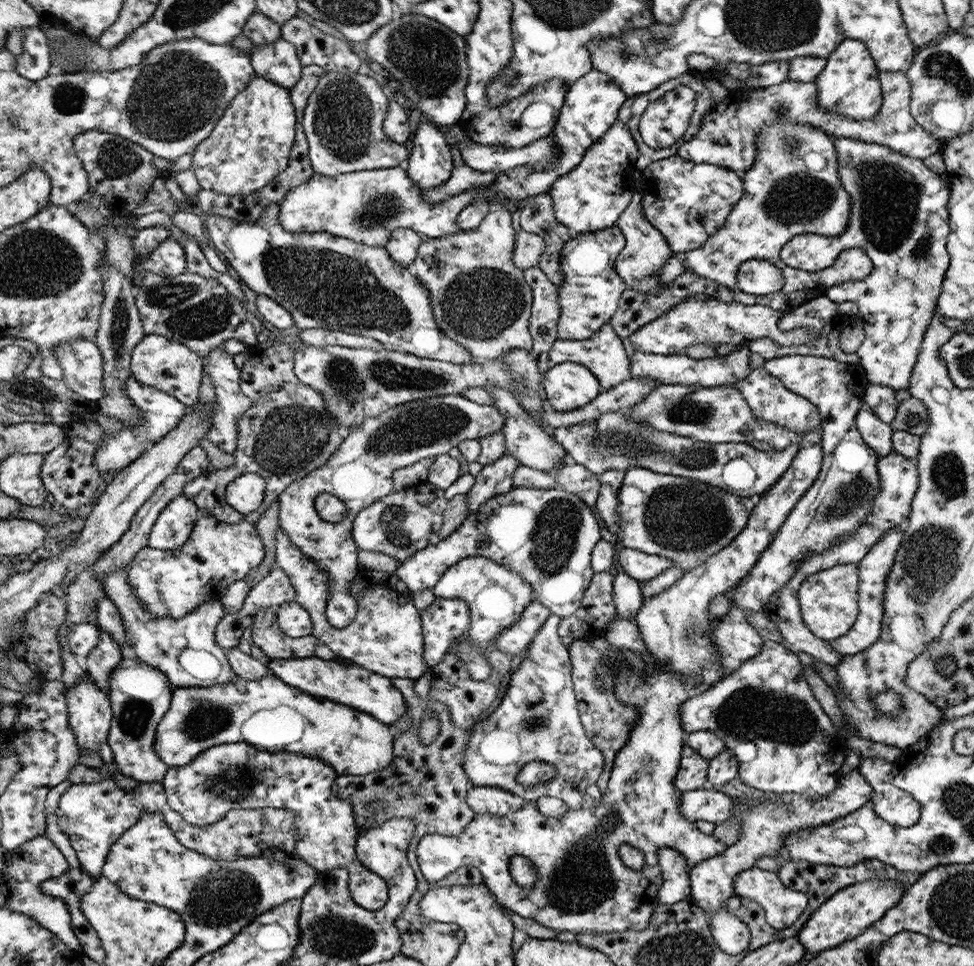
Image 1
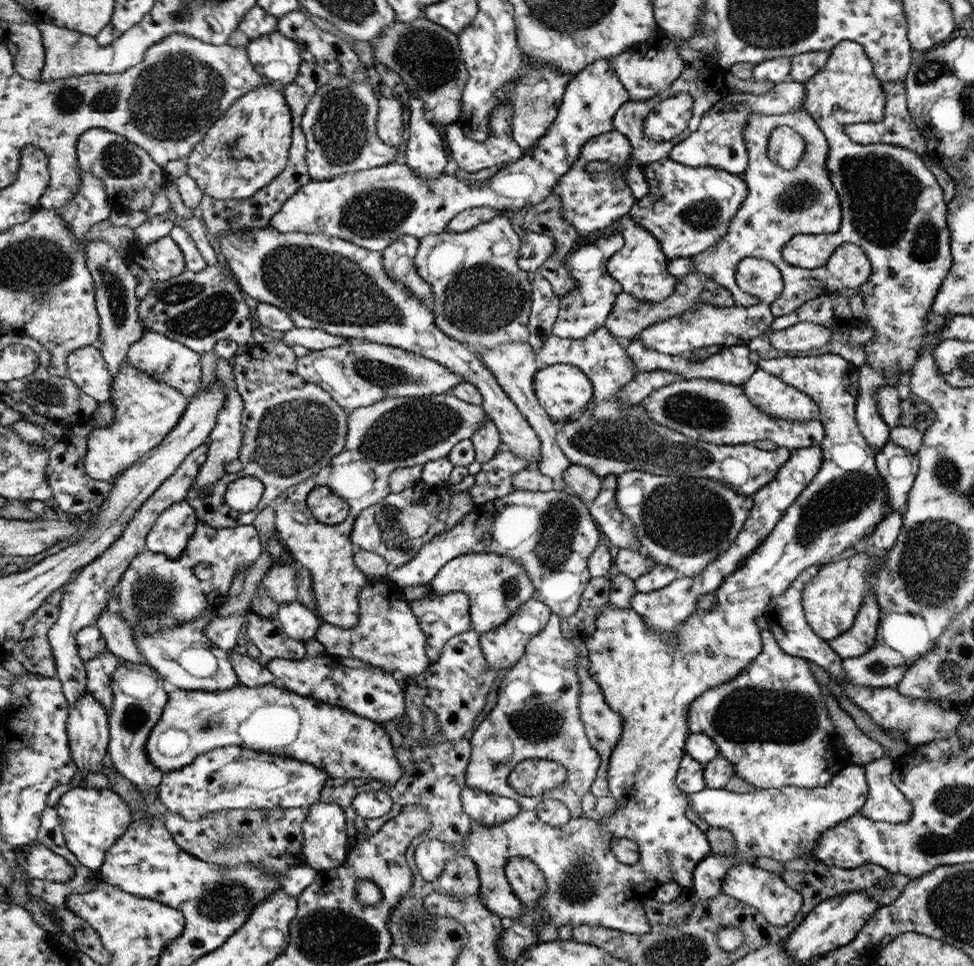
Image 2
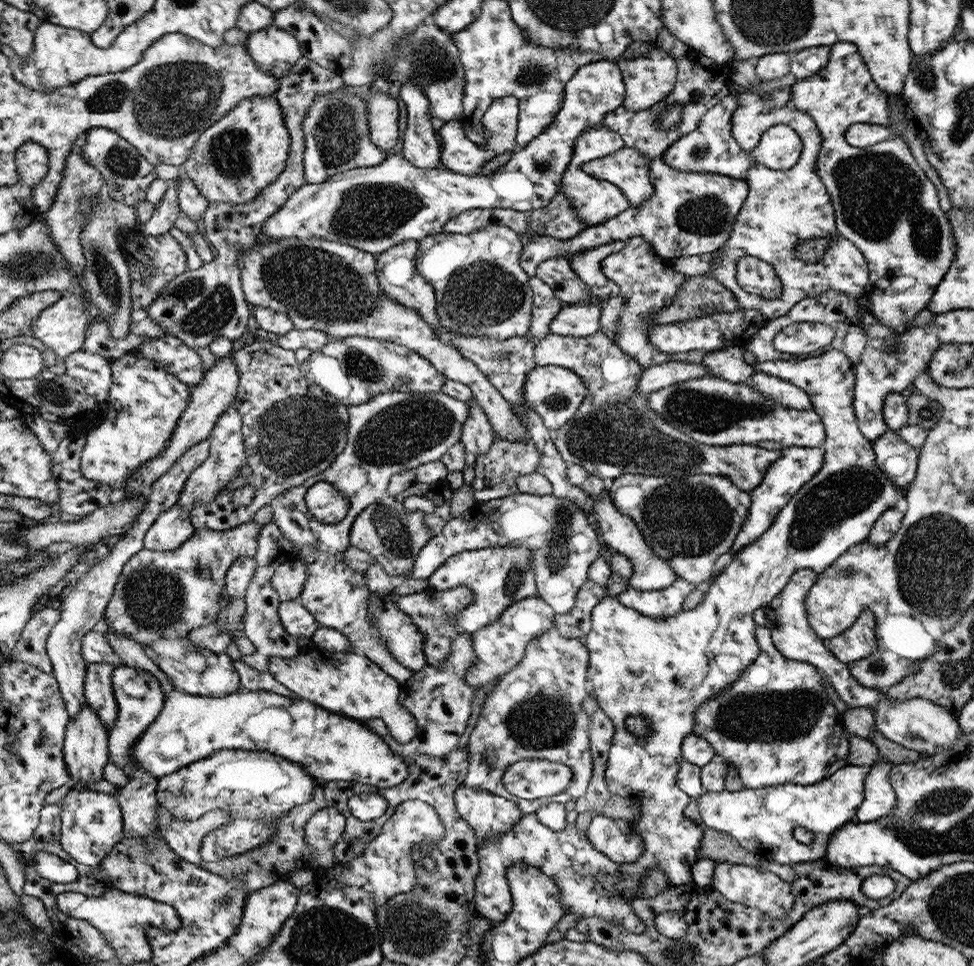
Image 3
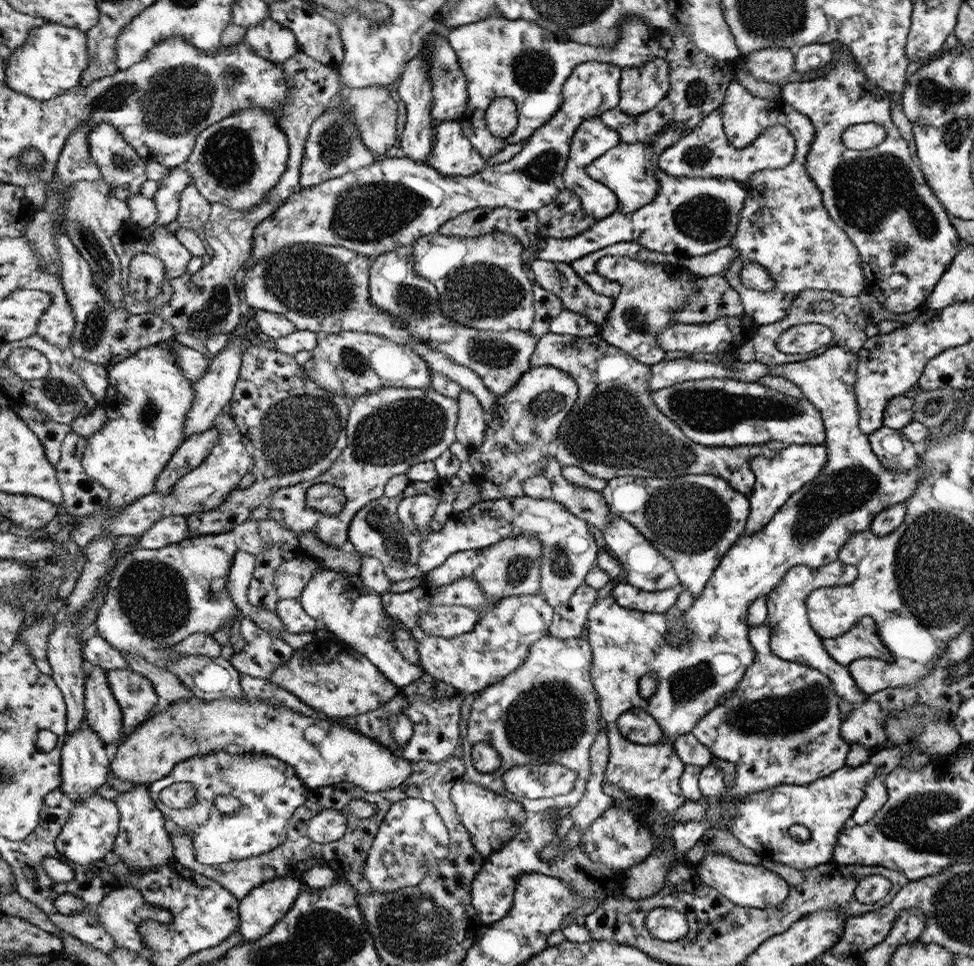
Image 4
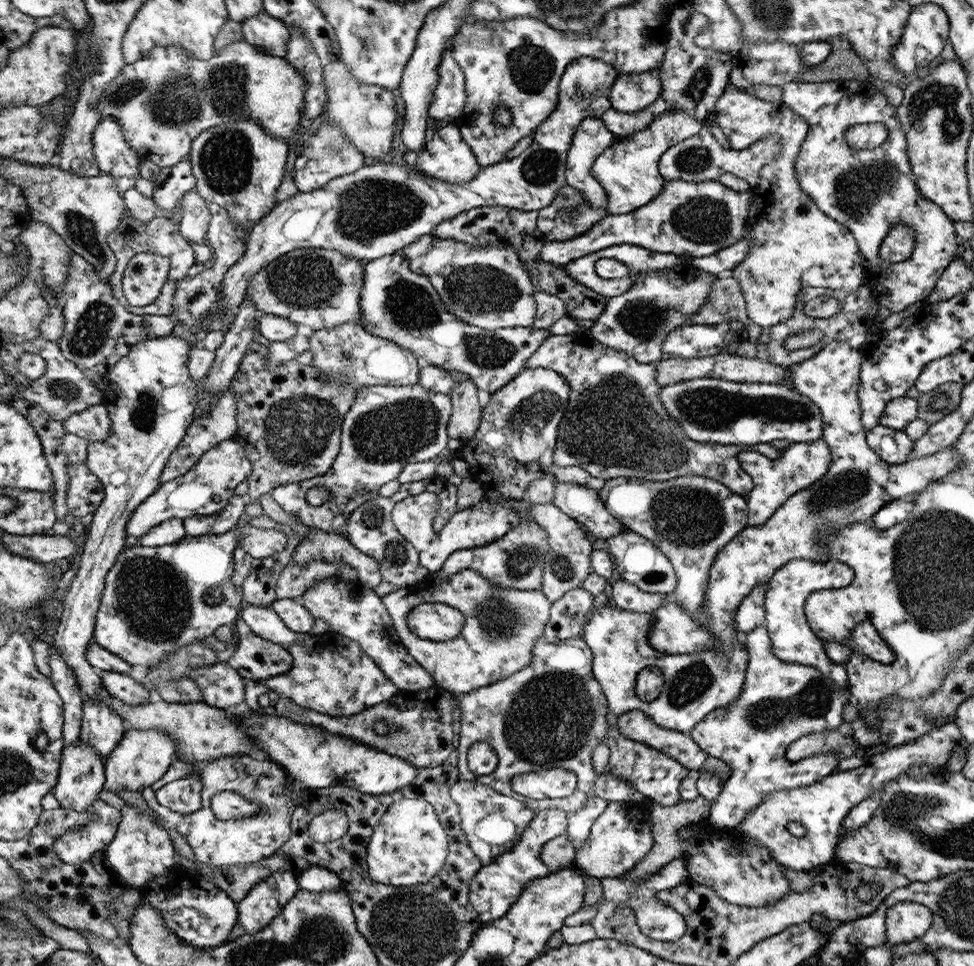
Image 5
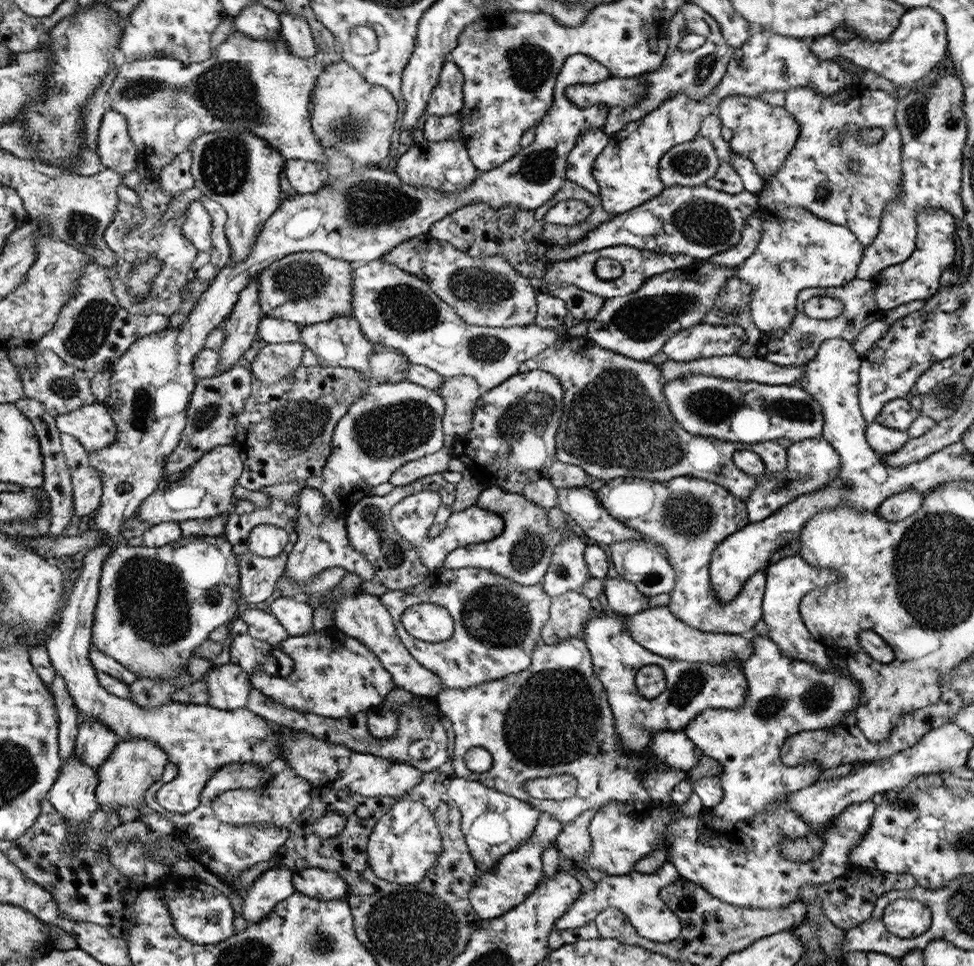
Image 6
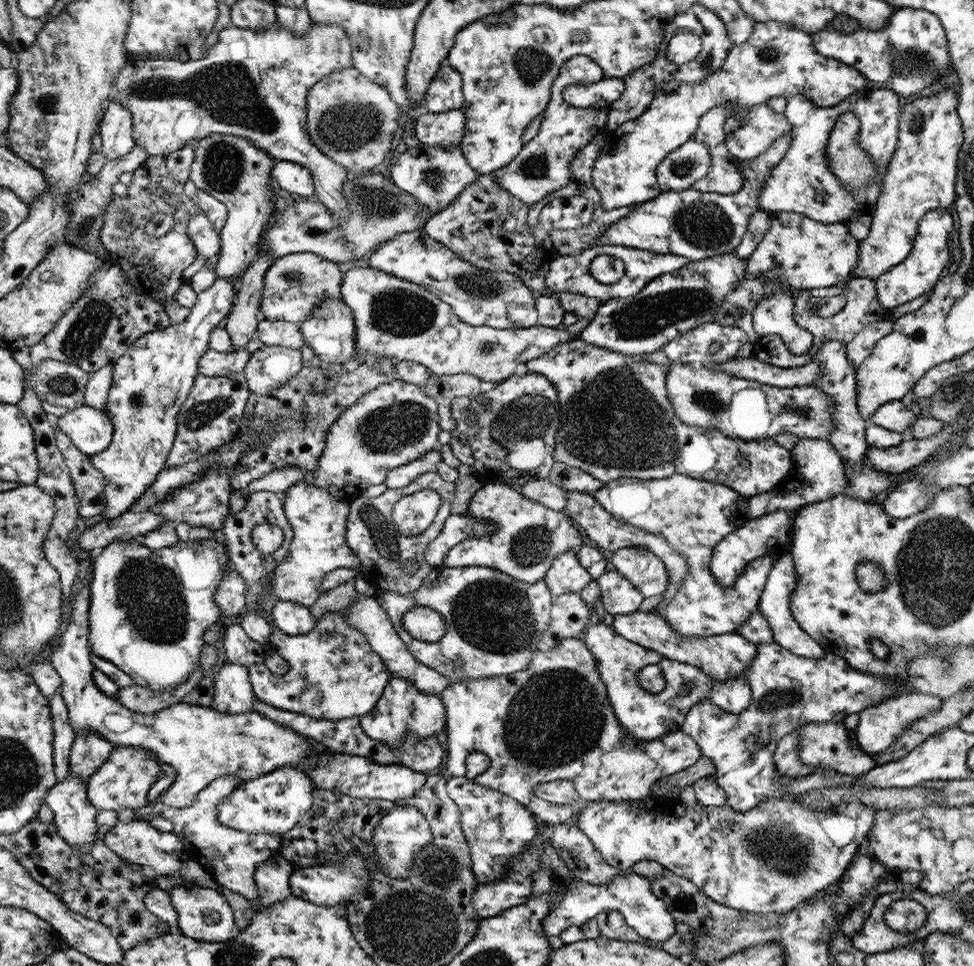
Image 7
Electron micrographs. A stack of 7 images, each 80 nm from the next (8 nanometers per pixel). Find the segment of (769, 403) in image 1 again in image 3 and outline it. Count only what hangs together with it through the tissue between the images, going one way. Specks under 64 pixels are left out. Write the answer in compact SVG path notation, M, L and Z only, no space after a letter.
M759 370L752 374L748 384L782 406L796 410L813 410L809 396L801 388L790 384L790 381L770 376Z

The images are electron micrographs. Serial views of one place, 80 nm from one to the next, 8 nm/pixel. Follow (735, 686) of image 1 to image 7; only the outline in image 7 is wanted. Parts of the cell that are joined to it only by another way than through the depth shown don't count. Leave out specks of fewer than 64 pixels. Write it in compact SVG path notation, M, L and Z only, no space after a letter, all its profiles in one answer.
M767 642L766 644L758 644L757 645L757 653L756 656L754 657L754 660L752 661L752 664L749 669L747 669L746 672L746 677L745 679L749 683L749 685L752 687L752 697L753 700L751 701L751 704L749 705L749 708L745 710L745 712L741 712L740 714L730 714L729 712L726 712L725 710L722 710L719 706L716 706L710 699L704 699L703 701L700 701L697 705L694 705L688 712L688 716L686 716L684 720L684 724L681 725L681 730L684 731L686 734L689 734L695 741L696 744L700 747L701 754L703 756L706 756L707 758L710 758L713 763L715 764L715 778L717 779L717 782L721 785L721 787L726 791L727 794L727 804L729 809L734 809L735 811L742 811L746 812L747 810L750 810L753 808L753 806L756 806L762 799L765 799L766 797L794 797L789 793L789 788L787 786L789 785L790 781L793 781L795 778L791 778L790 776L783 776L777 770L775 769L775 764L773 763L772 759L772 754L774 754L774 750L777 750L777 741L780 741L782 737L785 737L788 733L792 733L800 728L802 728L806 723L811 723L811 722L817 722L817 723L825 723L825 722L842 722L842 720L848 716L848 714L856 714L859 713L861 710L864 710L866 708L869 708L869 706L876 706L877 704L881 704L881 702L884 702L887 700L888 696L895 696L897 694L897 688L895 687L894 683L888 683L886 679L883 679L882 677L879 677L878 675L875 674L868 674L868 673L863 673L861 670L856 670L853 666L850 666L849 663L845 658L840 658L839 656L836 656L835 654L832 653L826 653L822 658L804 658L801 656L798 656L797 654L794 654L791 650L786 650L786 647L780 646L780 644L774 642Z

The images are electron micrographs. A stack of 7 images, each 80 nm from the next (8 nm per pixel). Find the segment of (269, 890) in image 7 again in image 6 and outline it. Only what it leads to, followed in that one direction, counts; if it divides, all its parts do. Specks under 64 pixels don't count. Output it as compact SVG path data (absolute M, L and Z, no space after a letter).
M286 866L259 873L243 897L243 917L250 925L260 924L274 908L296 892L293 875Z

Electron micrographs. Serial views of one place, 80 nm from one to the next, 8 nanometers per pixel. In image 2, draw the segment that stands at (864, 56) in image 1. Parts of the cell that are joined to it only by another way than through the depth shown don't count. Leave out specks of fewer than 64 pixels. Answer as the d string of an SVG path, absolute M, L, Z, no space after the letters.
M853 41L838 42L838 44L830 50L829 61L825 65L825 68L822 69L815 77L812 77L804 83L805 90L808 91L808 96L806 96L804 102L804 110L816 121L816 125L818 125L828 140L829 151L827 169L829 170L828 174L830 174L833 181L833 186L836 187L840 197L842 198L843 220L841 222L841 228L838 229L837 233L829 235L806 234L797 235L792 238L784 248L784 257L786 262L793 263L794 266L814 270L814 268L822 268L821 266L826 265L834 250L836 250L836 248L841 244L852 243L859 246L864 251L864 254L866 254L872 264L869 282L866 282L858 288L843 288L842 290L836 290L834 293L838 293L839 295L848 298L853 296L862 297L866 310L865 320L867 324L876 331L876 336L872 340L864 343L863 349L865 352L865 362L883 373L896 373L900 376L902 373L913 370L913 366L918 359L918 354L921 352L922 344L927 337L925 327L927 322L926 315L932 310L933 302L941 290L941 285L944 284L945 278L949 275L949 271L953 267L952 235L950 234L948 225L948 204L944 202L944 198L942 197L942 187L940 187L940 184L936 181L928 167L924 165L921 155L917 155L914 151L908 150L906 147L896 146L893 144L878 143L875 145L862 145L860 143L854 143L853 140L849 138L848 133L845 130L846 127L857 123L872 123L882 120L885 111L886 97L881 83L882 82L878 80L874 74L874 68L868 59L868 55L866 55L865 47Z

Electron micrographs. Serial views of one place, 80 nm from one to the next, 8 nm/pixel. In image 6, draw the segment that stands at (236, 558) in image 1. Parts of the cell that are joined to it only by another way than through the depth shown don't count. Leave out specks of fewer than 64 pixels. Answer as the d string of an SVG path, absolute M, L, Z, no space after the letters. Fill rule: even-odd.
M274 525L255 526L249 535L249 550L258 558L278 556L288 545L287 532ZM208 536L194 538L181 538L170 545L164 547L144 547L128 546L125 543L114 550L114 556L110 557L105 564L104 574L101 580L101 597L98 604L97 621L95 623L93 639L95 646L102 652L108 653L108 656L115 658L122 663L130 672L138 675L138 678L153 678L153 680L172 680L181 675L181 672L187 668L190 659L201 644L210 636L212 630L216 630L222 624L233 624L238 622L239 615L244 605L240 605L238 600L243 600L240 596L239 586L239 567L232 553L232 545L226 541L226 536Z

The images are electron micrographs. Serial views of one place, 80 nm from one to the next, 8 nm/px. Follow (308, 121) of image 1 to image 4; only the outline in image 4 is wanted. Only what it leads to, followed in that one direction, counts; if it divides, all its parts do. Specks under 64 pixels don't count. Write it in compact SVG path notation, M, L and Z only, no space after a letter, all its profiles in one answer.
M327 106L309 129L308 141L301 162L301 186L310 188L321 185L327 180L341 177L347 172L354 172L365 166L374 164L374 153L360 141L358 124L353 122L353 115L349 114L347 106Z

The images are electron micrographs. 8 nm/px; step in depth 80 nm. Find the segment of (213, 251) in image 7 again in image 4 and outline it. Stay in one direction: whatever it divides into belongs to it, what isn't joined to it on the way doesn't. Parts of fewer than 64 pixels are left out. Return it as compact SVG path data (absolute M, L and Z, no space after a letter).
M193 184L180 195L177 220L186 230L199 231L204 228L212 212L212 204Z

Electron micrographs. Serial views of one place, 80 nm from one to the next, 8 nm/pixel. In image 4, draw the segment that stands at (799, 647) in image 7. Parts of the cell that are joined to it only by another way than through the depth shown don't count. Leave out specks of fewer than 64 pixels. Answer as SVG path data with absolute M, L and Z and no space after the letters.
M836 559L830 564L824 564L818 568L810 568L807 564L797 564L788 569L782 580L770 591L766 597L767 611L769 612L766 625L772 634L772 651L774 654L786 659L788 662L805 663L827 675L836 688L842 702L851 702L855 706L864 702L868 696L859 689L846 666L839 663L825 649L825 643L821 635L817 633L808 621L806 598L820 587L851 584L858 576L856 566L844 564Z

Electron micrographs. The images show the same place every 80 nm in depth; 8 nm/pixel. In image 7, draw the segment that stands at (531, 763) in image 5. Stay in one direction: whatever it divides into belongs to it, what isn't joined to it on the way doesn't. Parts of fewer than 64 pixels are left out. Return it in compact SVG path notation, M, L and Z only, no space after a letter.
M570 637L560 641L558 646L554 648L539 648L533 656L529 667L526 670L518 671L506 676L479 678L479 679L464 679L463 681L454 681L450 683L442 692L444 705L447 712L447 740L448 740L448 756L446 756L446 768L450 772L450 776L464 777L468 769L468 757L472 752L480 752L486 754L490 758L489 769L478 777L474 778L475 783L481 783L482 786L489 787L492 790L502 791L502 794L510 795L517 799L524 806L530 806L530 796L535 792L539 784L550 782L551 780L569 780L582 799L582 804L585 806L591 802L600 801L631 801L632 799L644 799L650 796L649 790L656 784L659 778L670 776L675 772L680 772L689 766L692 766L696 761L702 759L700 747L696 741L682 730L677 730L665 734L652 741L641 741L634 738L618 720L615 710L611 705L608 697L608 688L605 686L601 678L600 670L598 670L598 662L593 651L590 650L587 643L582 637Z

